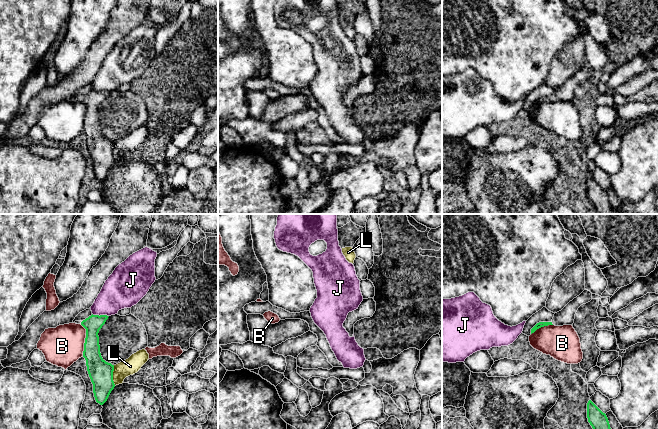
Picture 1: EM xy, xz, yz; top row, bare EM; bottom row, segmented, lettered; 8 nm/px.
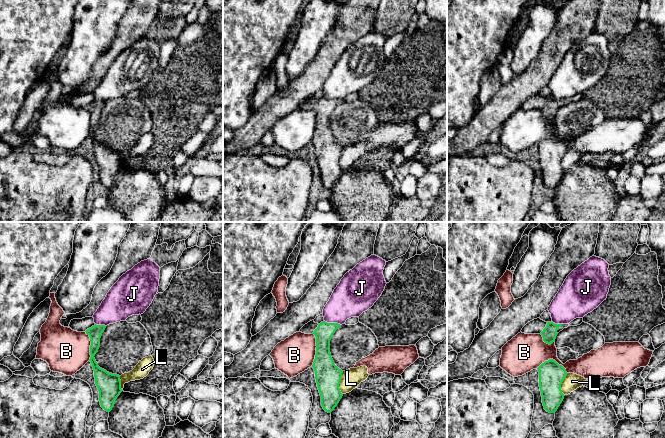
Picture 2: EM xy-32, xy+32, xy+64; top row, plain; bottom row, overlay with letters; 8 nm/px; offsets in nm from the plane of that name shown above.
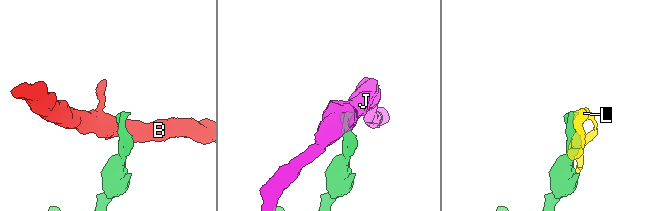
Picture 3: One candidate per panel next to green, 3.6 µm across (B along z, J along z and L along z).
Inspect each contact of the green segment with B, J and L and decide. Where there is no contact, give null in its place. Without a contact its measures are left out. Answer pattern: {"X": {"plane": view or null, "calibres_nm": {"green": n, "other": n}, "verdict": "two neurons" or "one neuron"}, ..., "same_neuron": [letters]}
{"B": {"plane": "xy", "calibres_nm": {"green": 170, "other": 320}, "verdict": "two neurons"}, "J": {"plane": "xy", "calibres_nm": {"green": 140, "other": 280}, "verdict": "two neurons"}, "L": {"plane": "xy", "calibres_nm": {"green": 190, "other": 140}, "verdict": "two neurons"}, "same_neuron": []}

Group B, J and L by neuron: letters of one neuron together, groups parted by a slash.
B / J / L

